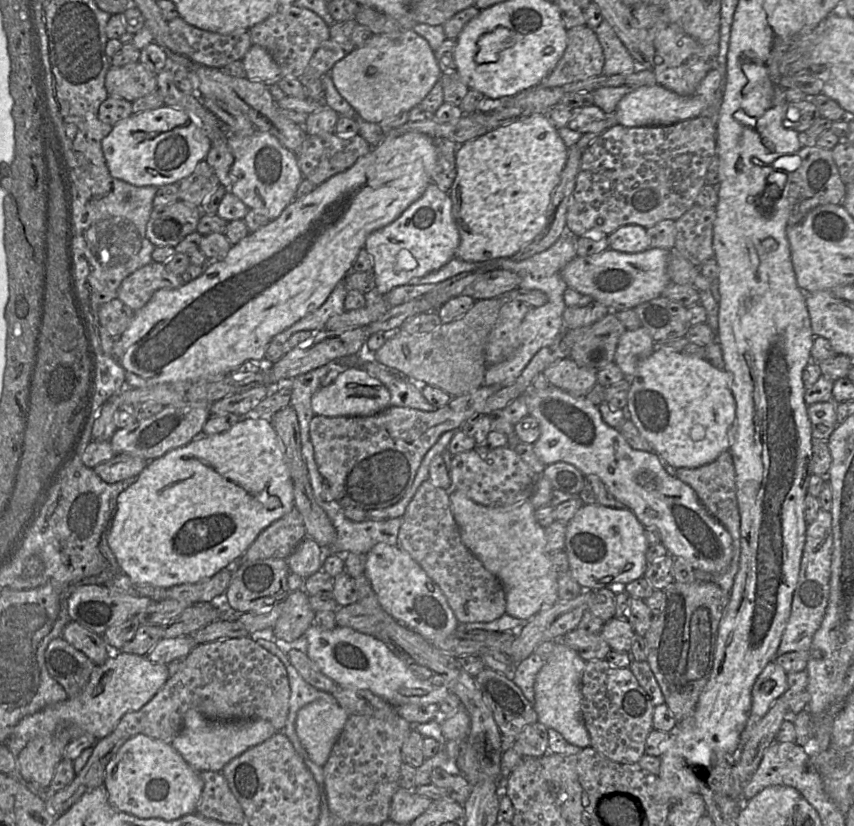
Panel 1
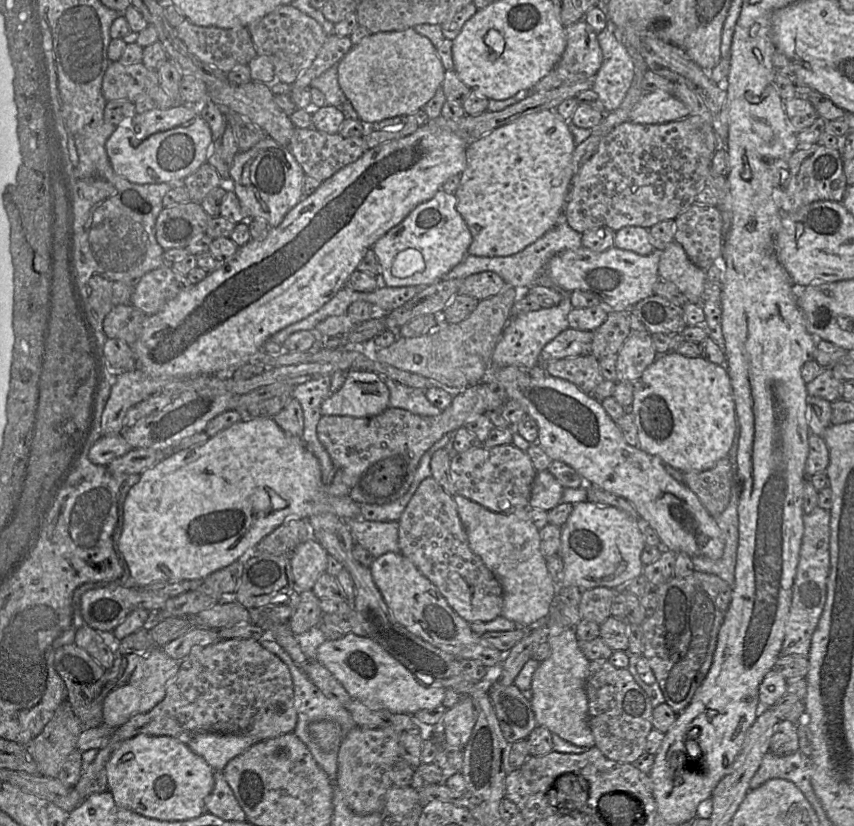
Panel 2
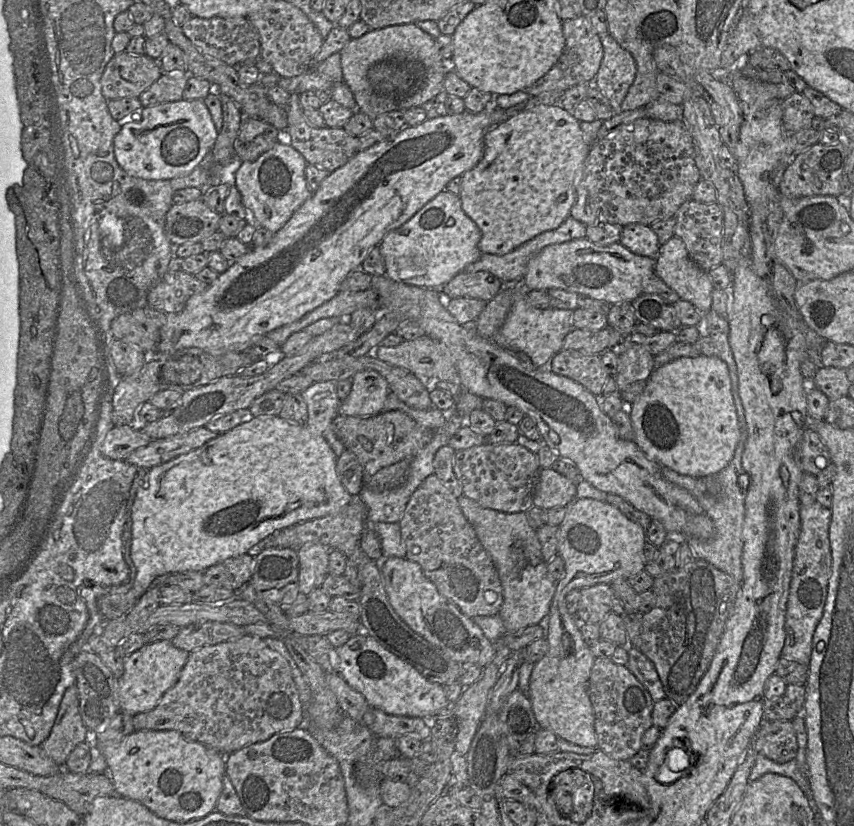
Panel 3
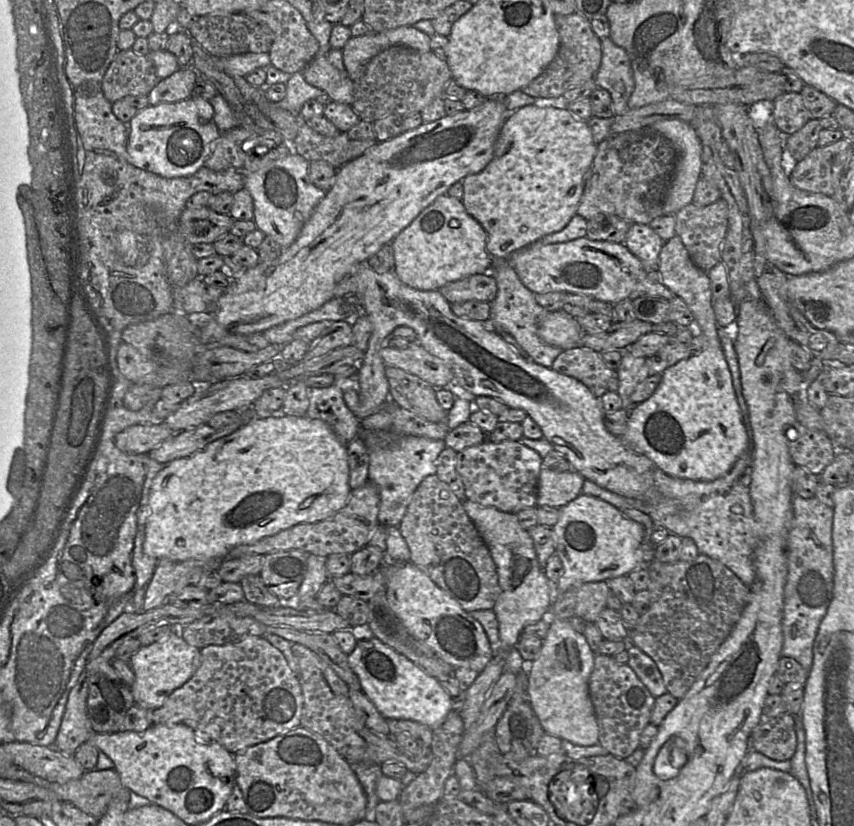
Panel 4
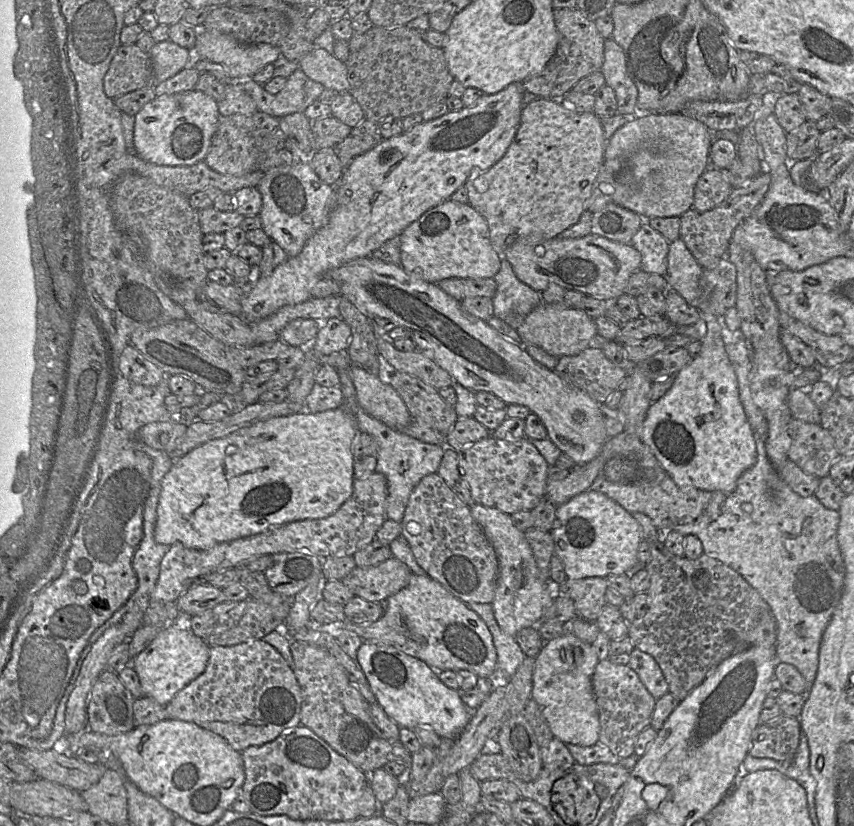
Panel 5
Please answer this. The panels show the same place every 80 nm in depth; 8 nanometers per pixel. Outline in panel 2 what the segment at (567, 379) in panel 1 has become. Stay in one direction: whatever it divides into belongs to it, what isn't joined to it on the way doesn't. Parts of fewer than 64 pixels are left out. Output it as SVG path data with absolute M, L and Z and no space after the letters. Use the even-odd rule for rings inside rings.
M592 354L549 362L546 371L551 376L574 383L586 394L590 394L605 380L601 374L600 361Z

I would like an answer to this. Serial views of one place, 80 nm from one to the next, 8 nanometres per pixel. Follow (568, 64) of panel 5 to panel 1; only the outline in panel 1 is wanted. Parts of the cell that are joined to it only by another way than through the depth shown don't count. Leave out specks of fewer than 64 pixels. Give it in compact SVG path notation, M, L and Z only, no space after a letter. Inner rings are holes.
M587 25L567 30L567 48L554 68L537 86L561 87L602 75L604 54L598 38Z

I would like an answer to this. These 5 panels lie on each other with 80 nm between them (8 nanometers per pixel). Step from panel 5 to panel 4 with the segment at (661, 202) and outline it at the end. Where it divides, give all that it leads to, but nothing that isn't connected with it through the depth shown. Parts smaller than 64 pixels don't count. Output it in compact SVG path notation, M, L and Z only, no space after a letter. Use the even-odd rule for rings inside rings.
M679 119L656 121L649 129L670 141L678 153L677 163L663 203L664 215L675 215L680 209L692 203L696 184L702 176L701 141L689 123Z

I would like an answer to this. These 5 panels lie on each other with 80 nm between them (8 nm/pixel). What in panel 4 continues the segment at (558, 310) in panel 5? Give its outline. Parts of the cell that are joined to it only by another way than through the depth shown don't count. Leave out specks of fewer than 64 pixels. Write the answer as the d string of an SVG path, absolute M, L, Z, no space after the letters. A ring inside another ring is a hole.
M549 311L538 327L539 337L563 350L579 347L586 331L576 317L566 311Z

